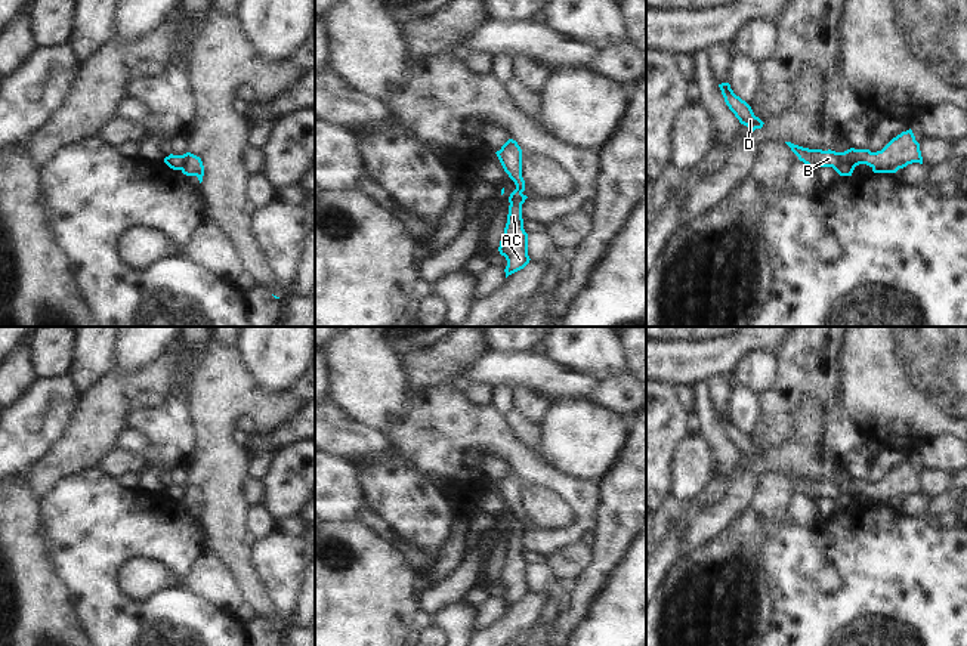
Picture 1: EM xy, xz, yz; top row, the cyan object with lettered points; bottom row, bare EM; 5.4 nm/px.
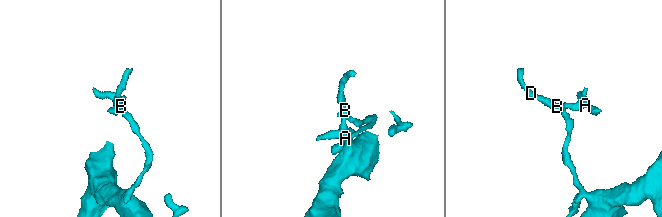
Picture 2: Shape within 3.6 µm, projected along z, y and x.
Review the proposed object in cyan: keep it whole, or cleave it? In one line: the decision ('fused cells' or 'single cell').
fused cells

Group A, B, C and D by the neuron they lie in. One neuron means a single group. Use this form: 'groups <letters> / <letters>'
groups A C / B D

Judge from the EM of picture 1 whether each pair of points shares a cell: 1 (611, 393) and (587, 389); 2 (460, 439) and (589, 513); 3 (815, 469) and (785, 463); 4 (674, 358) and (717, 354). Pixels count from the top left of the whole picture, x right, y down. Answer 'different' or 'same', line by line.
1: same
2: same
3: same
4: same

